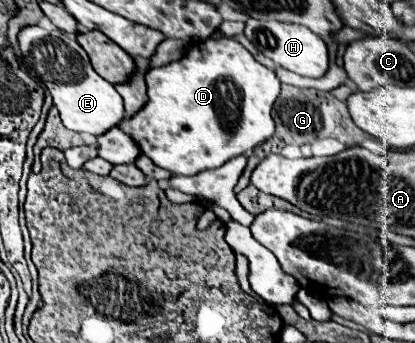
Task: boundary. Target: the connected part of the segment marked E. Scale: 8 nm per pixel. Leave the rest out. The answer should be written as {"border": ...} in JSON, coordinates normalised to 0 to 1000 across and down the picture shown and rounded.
{"border":[[[67,76],[48,93],[48,152],[63,210],[87,227],[92,245],[120,262],[130,309],[140,315],[164,379],[241,397],[294,356],[299,297],[289,274],[265,239],[231,216],[231,204],[217,192],[212,157],[183,122],[178,99],[159,99],[140,82],[111,87],[96,76]]]}

